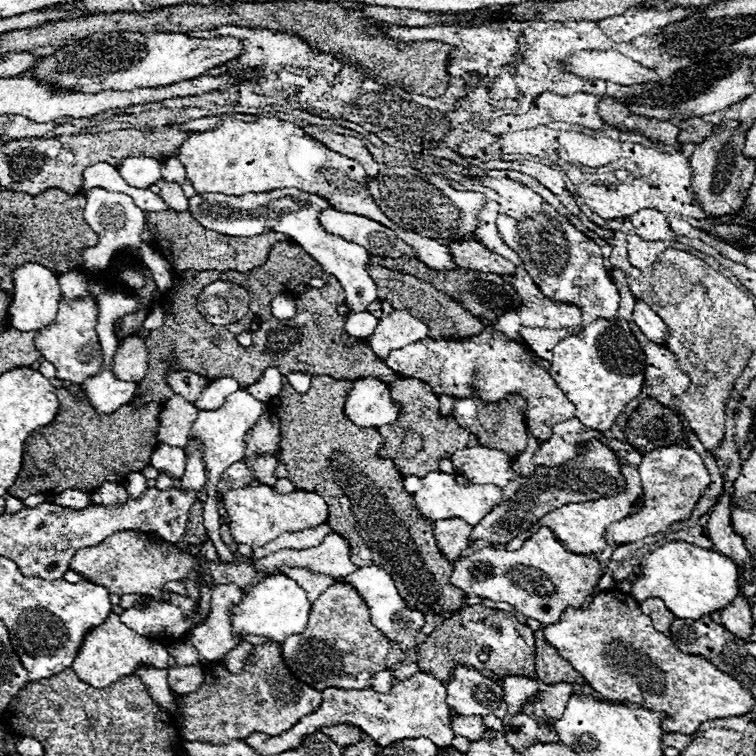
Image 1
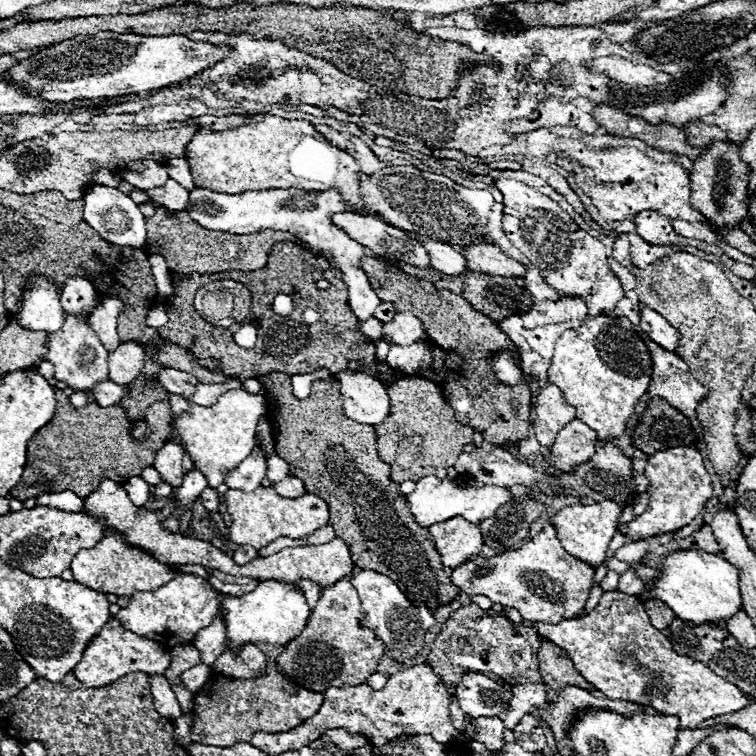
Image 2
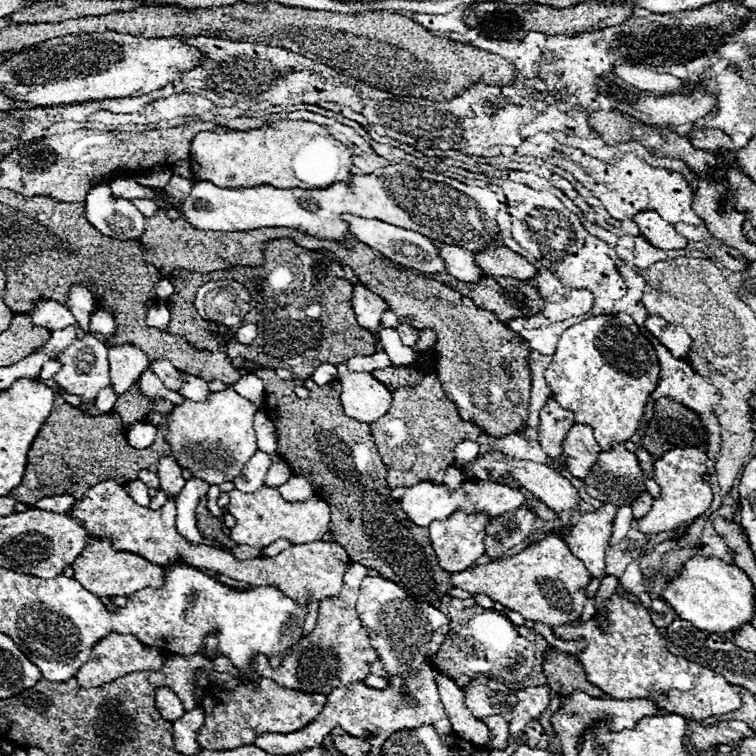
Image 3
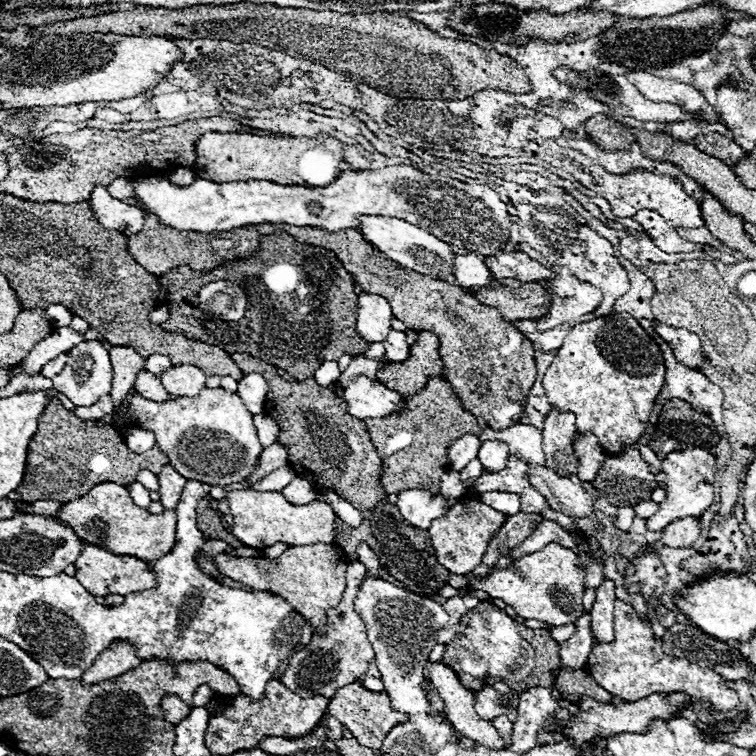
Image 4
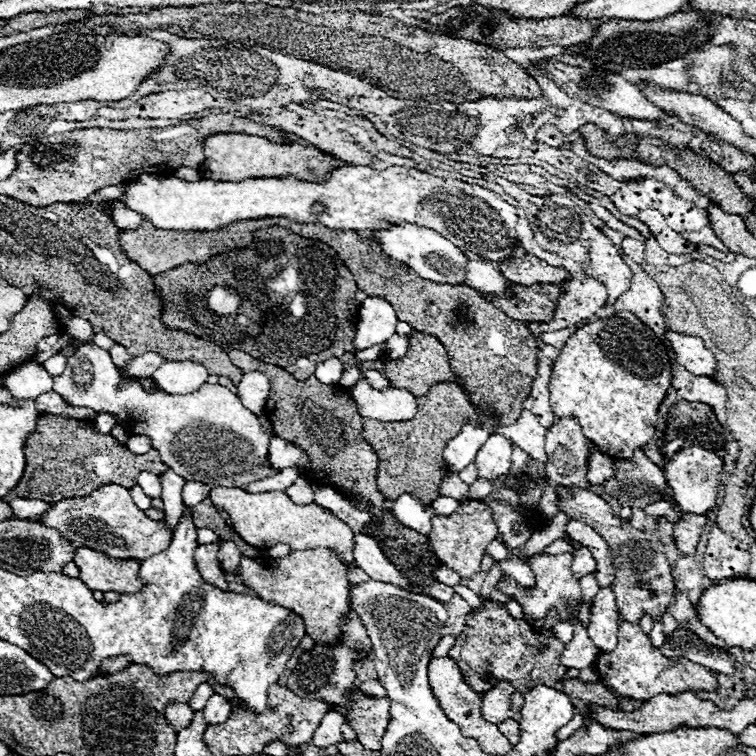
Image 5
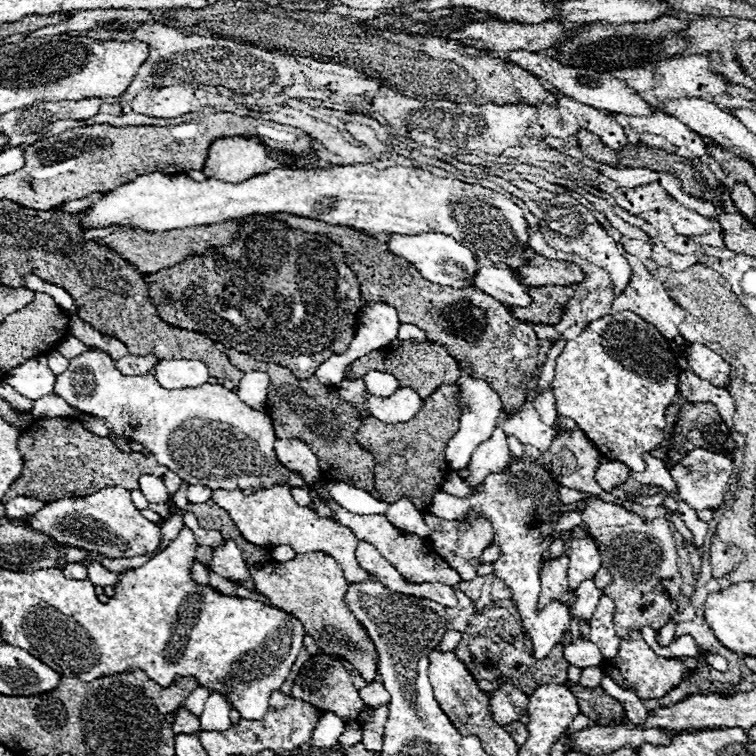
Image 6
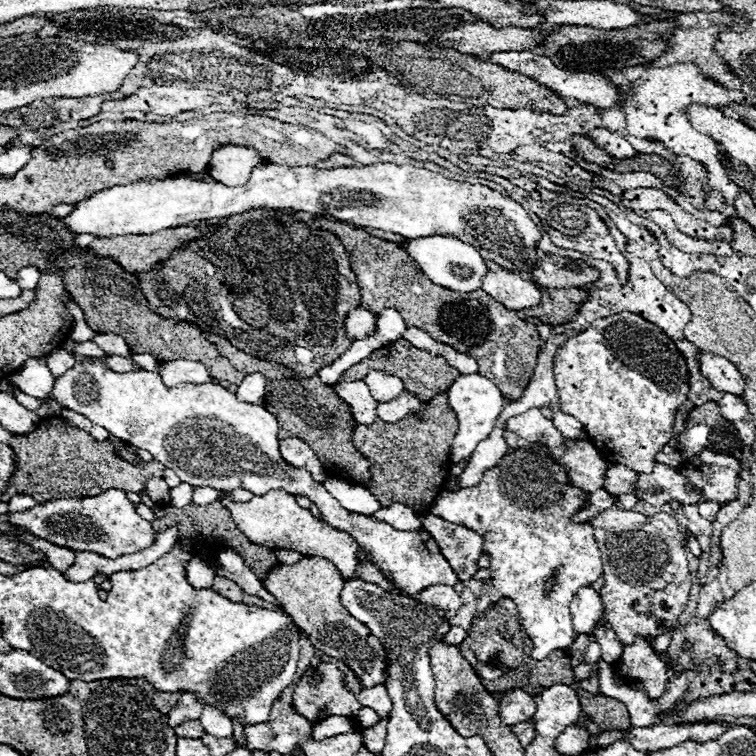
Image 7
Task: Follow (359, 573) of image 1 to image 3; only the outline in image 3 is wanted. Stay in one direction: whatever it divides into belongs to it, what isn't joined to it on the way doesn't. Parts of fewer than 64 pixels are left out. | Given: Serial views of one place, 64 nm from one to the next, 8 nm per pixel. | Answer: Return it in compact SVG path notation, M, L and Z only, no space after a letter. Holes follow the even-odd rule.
M370 574L360 584L356 610L360 622L364 624L364 628L368 628L372 636L372 646L376 648L380 660L384 662L384 668L390 672L388 680L392 680L392 676L396 674L408 674L420 668L420 664L426 660L426 648L432 632L448 624L448 616L444 616L434 606L418 604L392 580L382 576L370 576Z

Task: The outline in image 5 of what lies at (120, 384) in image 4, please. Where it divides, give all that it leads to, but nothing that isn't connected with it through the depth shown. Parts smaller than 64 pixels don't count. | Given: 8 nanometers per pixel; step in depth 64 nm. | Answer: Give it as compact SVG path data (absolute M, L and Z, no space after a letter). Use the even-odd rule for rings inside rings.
M114 344L114 348L110 350L110 356L112 356L112 362L114 362L114 366L118 368L120 376L122 376L124 380L130 380L132 376L126 374L126 366L130 364L130 360L132 360L134 356L128 354L128 350L126 350L124 346L120 346L120 344Z

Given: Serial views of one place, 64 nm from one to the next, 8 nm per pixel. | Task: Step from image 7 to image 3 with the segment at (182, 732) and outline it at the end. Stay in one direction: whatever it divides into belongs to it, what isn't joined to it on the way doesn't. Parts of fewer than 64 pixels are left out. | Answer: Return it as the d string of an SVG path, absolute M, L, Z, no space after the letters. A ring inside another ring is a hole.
M160 686L156 690L156 708L160 712L160 716L164 716L164 720L178 720L180 716L184 716L184 708L180 698L166 686Z

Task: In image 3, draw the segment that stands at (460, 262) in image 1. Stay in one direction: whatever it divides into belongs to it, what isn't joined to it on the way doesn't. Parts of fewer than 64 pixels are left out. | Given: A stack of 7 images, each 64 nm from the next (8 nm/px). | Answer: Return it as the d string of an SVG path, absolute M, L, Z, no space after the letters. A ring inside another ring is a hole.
M488 246L486 250L474 252L474 262L484 270L486 276L516 276L518 280L528 280L536 274L536 268L528 264L526 258L504 246Z

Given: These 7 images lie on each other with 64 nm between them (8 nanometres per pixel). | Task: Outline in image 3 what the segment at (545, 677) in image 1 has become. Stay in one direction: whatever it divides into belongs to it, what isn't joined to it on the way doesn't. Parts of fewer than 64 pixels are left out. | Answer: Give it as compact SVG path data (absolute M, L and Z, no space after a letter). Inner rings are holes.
M550 648L546 652L544 676L548 680L550 690L558 692L560 696L568 696L572 690L582 690L582 692L588 692L590 696L596 696L596 698L606 696L604 692L600 692L600 688L596 688L594 684L590 684L586 680L584 670L580 668L580 664L572 656L562 654L556 648Z

